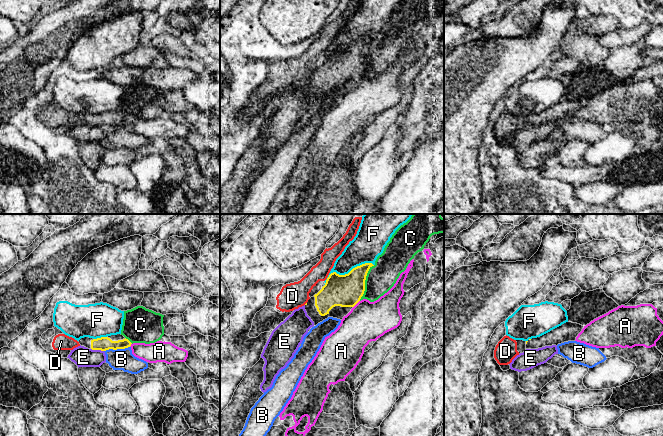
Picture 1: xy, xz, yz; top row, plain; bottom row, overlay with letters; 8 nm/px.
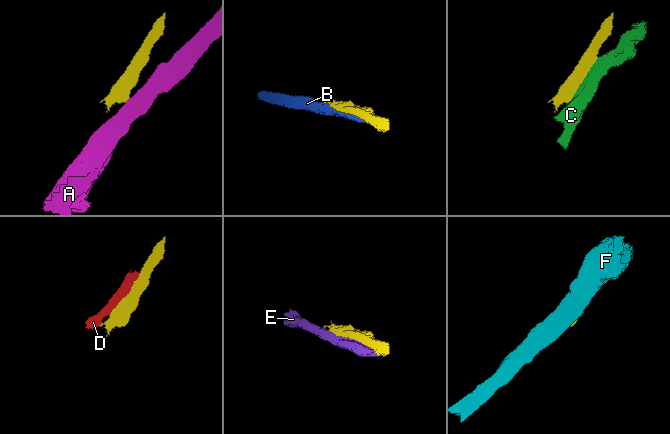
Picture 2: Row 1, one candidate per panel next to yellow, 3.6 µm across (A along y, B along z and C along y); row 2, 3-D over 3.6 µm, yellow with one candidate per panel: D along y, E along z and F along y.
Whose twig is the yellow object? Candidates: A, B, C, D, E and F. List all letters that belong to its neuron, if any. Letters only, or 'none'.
none

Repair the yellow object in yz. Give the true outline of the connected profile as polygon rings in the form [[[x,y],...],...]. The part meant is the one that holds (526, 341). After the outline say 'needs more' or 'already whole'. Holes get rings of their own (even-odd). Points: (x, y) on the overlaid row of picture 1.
[[[566,322],[550,332],[531,340],[526,341],[526,349],[538,349],[545,346],[558,345],[568,341],[575,341],[584,326]]]; needs more

